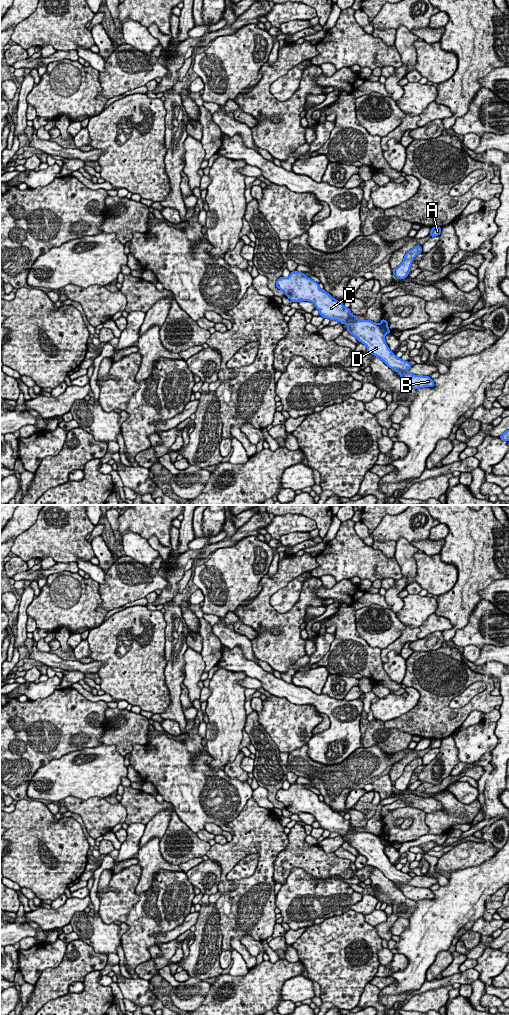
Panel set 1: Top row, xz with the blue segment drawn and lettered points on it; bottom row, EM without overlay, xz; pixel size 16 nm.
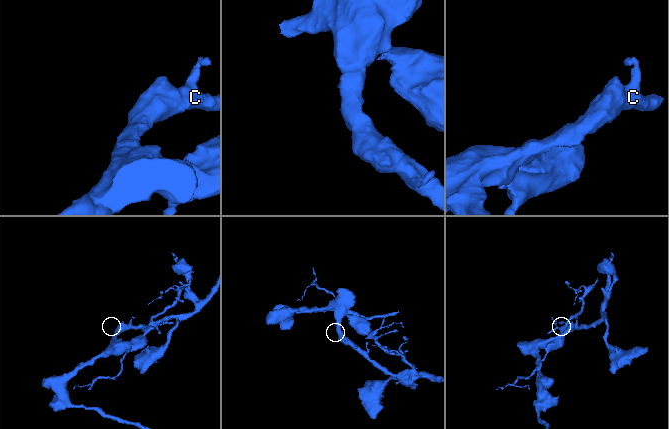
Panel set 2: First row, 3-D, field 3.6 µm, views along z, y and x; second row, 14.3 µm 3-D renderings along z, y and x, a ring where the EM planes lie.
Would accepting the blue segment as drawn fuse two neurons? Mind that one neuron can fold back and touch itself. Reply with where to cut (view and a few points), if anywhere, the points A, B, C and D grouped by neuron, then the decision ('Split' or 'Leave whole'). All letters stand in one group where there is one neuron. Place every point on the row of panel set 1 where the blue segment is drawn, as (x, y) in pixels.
Split along xz (379, 324), (380, 329), (385, 334). Groups: A / B C D. Split

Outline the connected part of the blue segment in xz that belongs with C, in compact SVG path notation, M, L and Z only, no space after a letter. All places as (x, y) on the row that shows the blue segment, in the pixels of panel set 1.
M292 271L290 275L280 277L276 288L282 290L292 302L312 302L323 318L337 320L347 324L347 331L367 347L367 353L379 357L393 371L400 373L405 385L413 389L434 387L435 383L429 376L414 375L407 370L412 367L408 361L397 358L384 340L386 334L381 331L380 324L370 320L357 319L339 300L335 300L319 284L303 272Z

